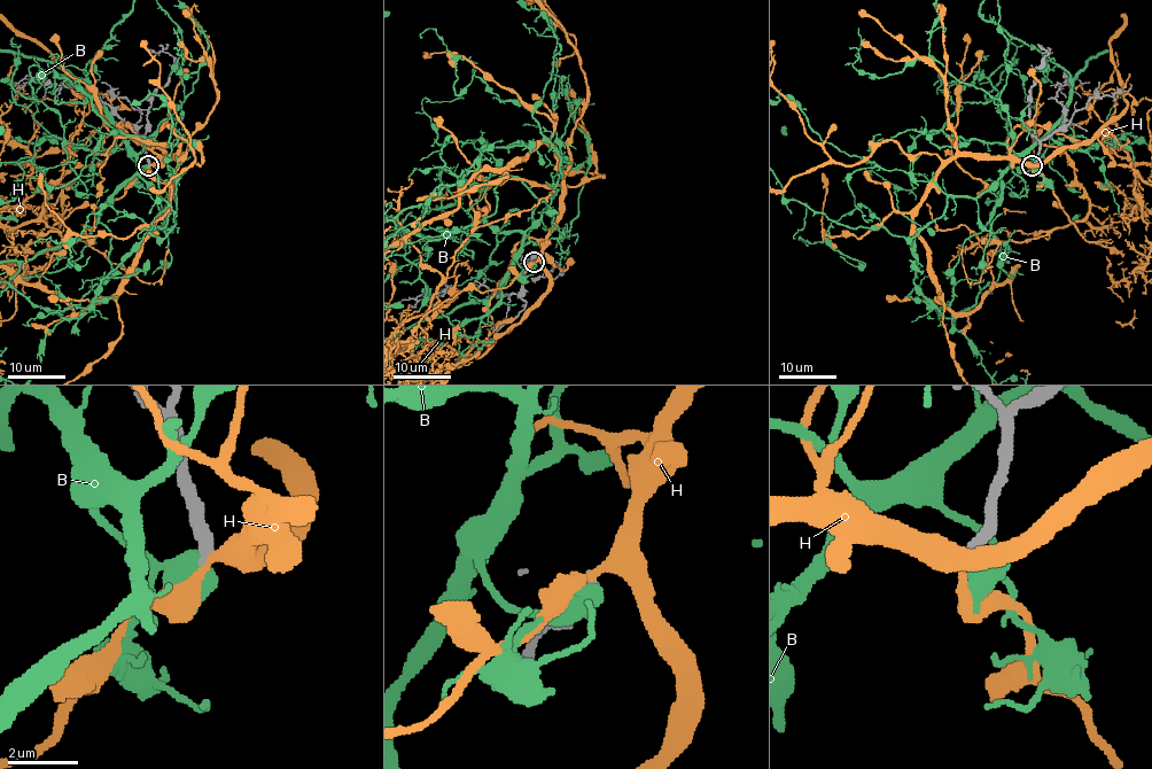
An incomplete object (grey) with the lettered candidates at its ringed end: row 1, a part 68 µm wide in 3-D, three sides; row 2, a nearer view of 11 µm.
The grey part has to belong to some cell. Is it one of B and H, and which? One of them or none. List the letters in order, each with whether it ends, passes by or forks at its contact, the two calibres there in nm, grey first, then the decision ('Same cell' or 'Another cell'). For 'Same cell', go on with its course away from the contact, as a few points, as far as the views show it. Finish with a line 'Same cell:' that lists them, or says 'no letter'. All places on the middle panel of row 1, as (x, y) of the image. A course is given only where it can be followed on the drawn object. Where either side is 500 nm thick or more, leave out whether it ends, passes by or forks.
B: It passes by. Thickness 400 nm (grey) against 480 nm. Another cell
H: It passes by. Thickness 360 nm (grey) against 320 nm. Another cell
Same cell: no letter

